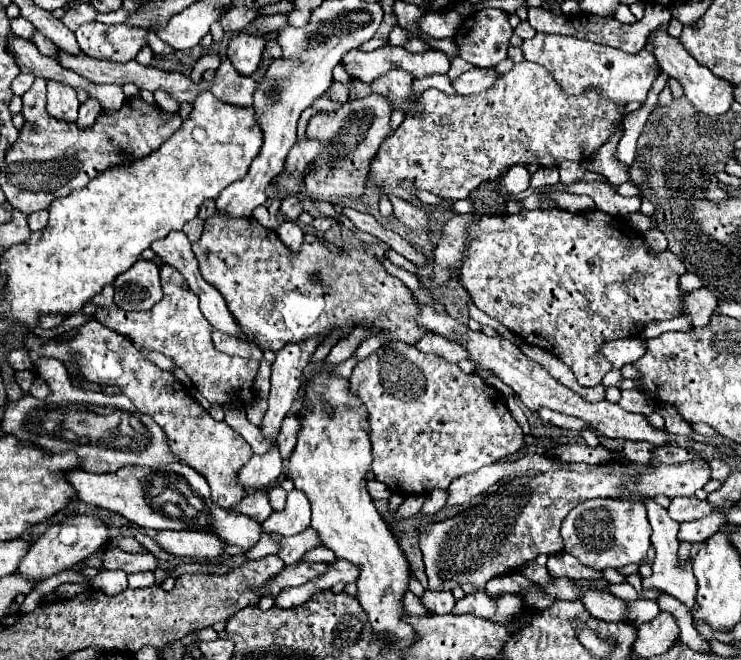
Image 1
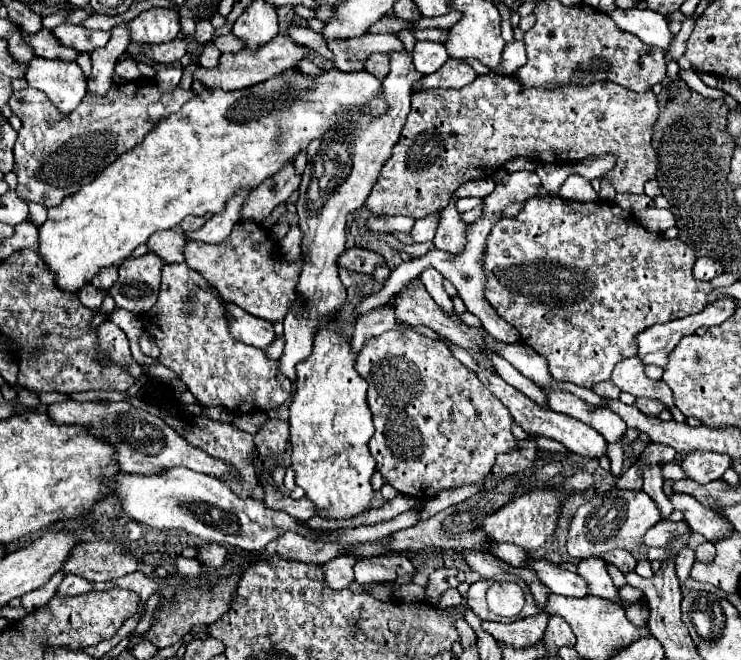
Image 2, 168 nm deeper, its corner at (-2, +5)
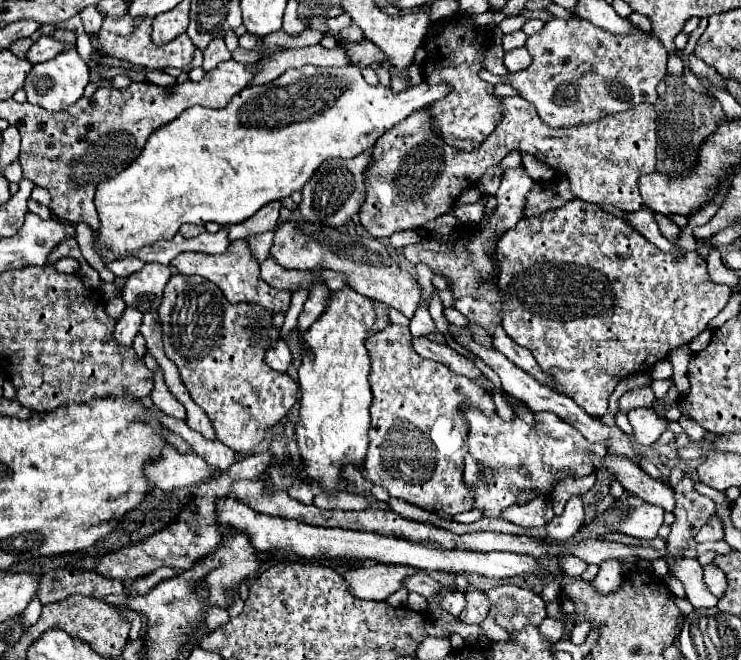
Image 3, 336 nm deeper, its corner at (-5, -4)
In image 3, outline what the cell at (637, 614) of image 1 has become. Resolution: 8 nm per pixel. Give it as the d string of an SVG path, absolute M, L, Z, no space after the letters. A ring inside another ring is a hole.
M604 561L592 583L598 593L608 595L608 593L615 591L622 581L622 561Z

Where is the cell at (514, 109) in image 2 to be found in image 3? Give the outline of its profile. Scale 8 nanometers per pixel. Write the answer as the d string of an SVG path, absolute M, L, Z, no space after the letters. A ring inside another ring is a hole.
M504 97L504 119L488 135L480 149L470 153L458 151L432 135L432 119L426 111L414 111L396 127L386 131L374 145L372 161L366 169L366 201L360 207L362 227L378 239L392 233L418 229L452 209L468 181L478 183L484 171L498 165L510 151L530 153L554 171L570 179L574 197L612 205L624 213L640 211L642 197L638 177L656 171L656 111L654 105L642 103L630 111L608 115L592 125L552 129L538 117L534 105L524 97Z

